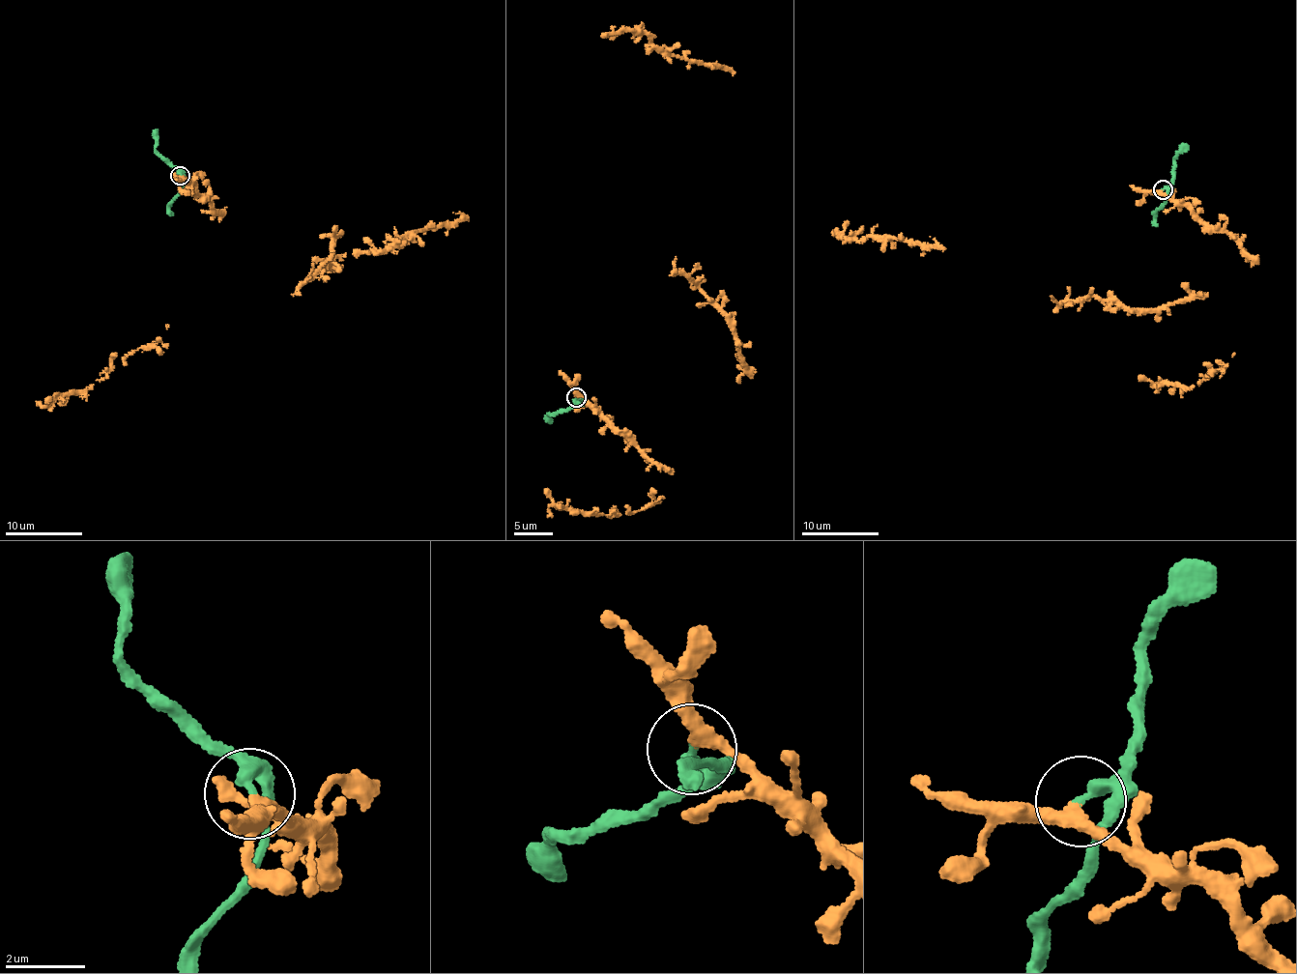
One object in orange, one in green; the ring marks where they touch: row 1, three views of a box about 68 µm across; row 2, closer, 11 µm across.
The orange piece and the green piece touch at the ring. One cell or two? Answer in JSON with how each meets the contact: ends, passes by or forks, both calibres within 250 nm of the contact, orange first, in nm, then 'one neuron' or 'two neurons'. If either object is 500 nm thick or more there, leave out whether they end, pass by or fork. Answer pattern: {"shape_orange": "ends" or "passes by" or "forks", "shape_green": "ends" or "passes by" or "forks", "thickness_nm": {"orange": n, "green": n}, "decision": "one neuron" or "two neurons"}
{"shape_orange": "passes by", "shape_green": "ends", "thickness_nm": {"orange": 320, "green": 360}, "decision": "two neurons"}

